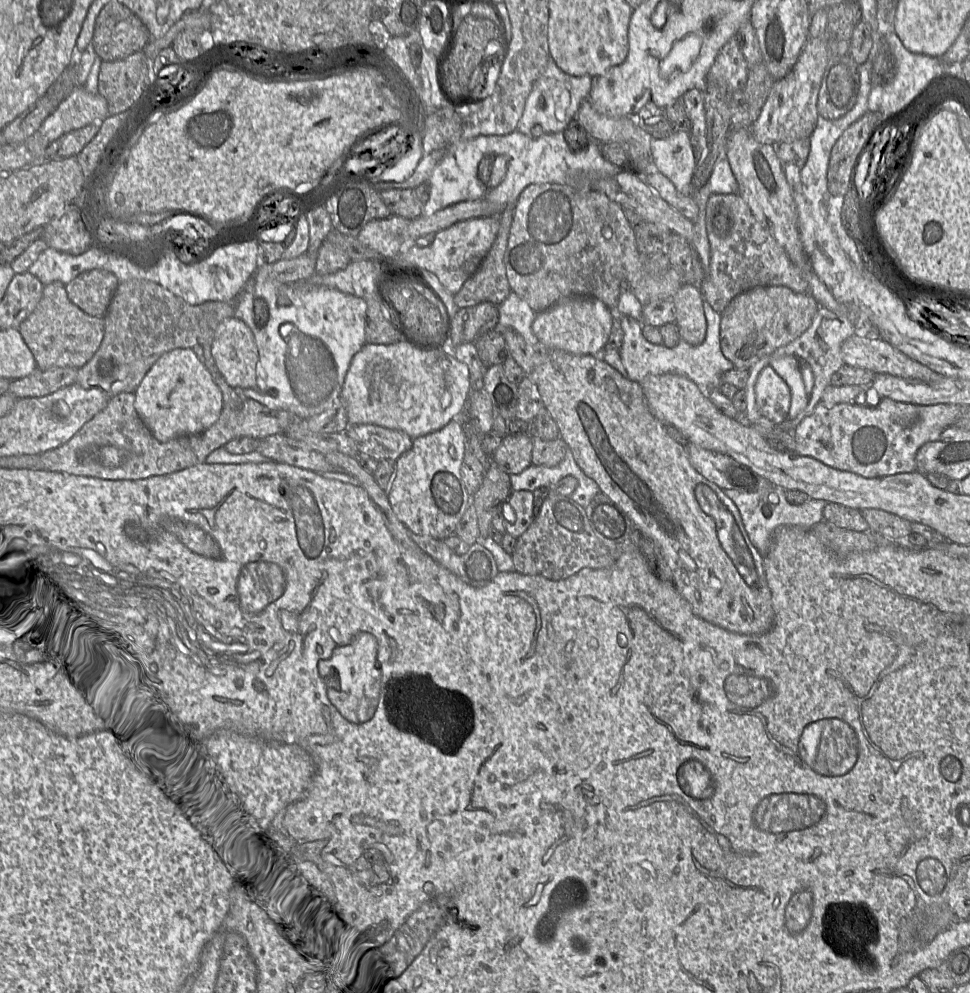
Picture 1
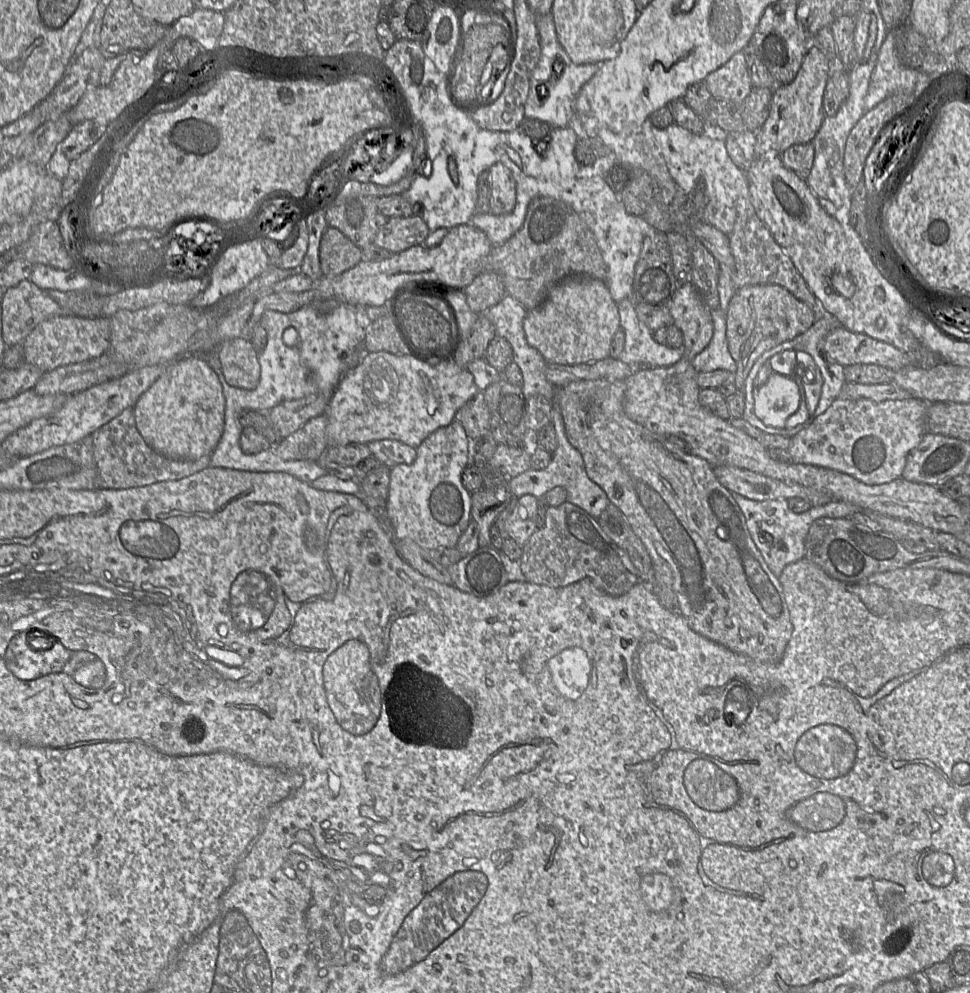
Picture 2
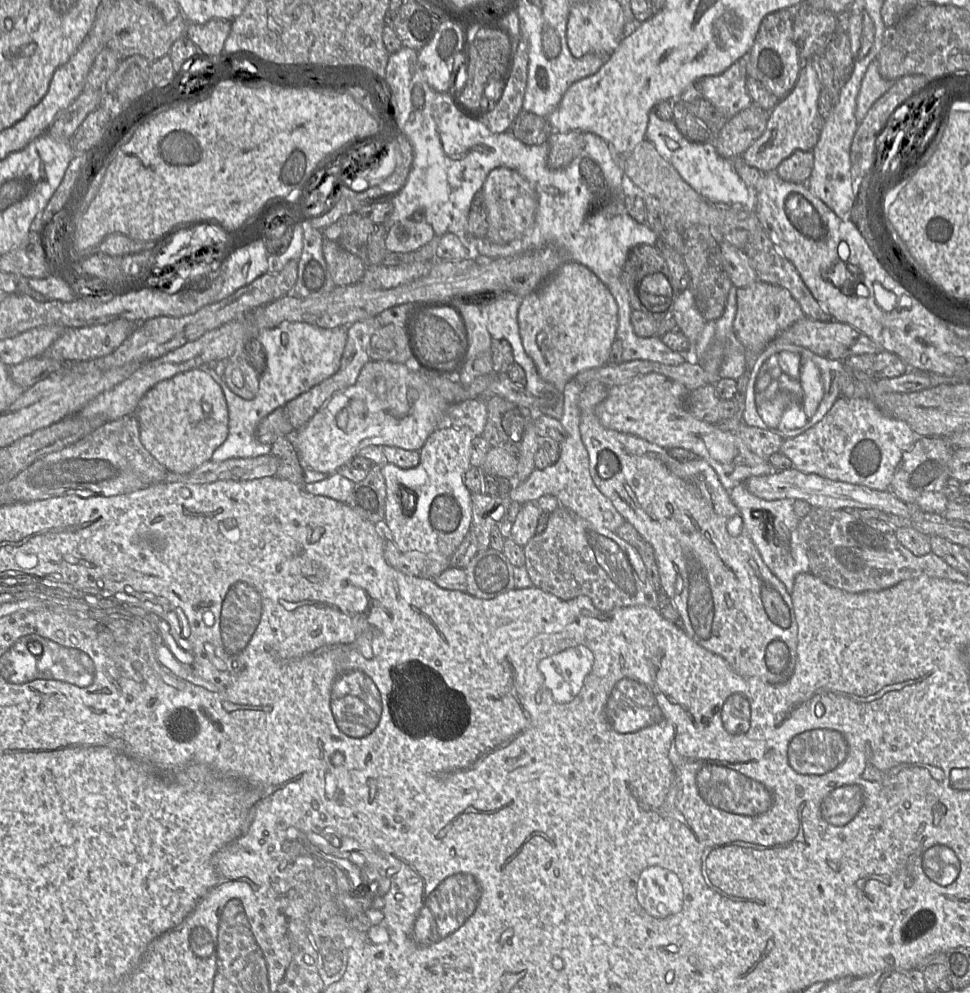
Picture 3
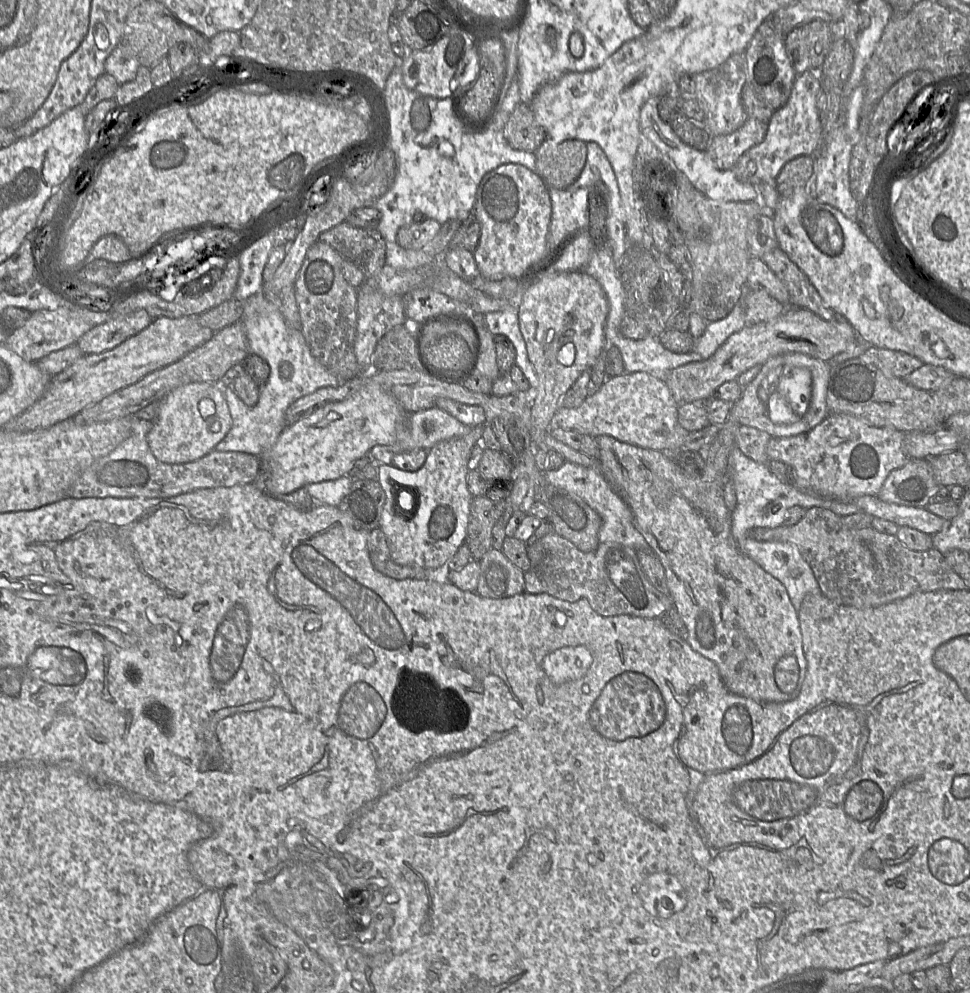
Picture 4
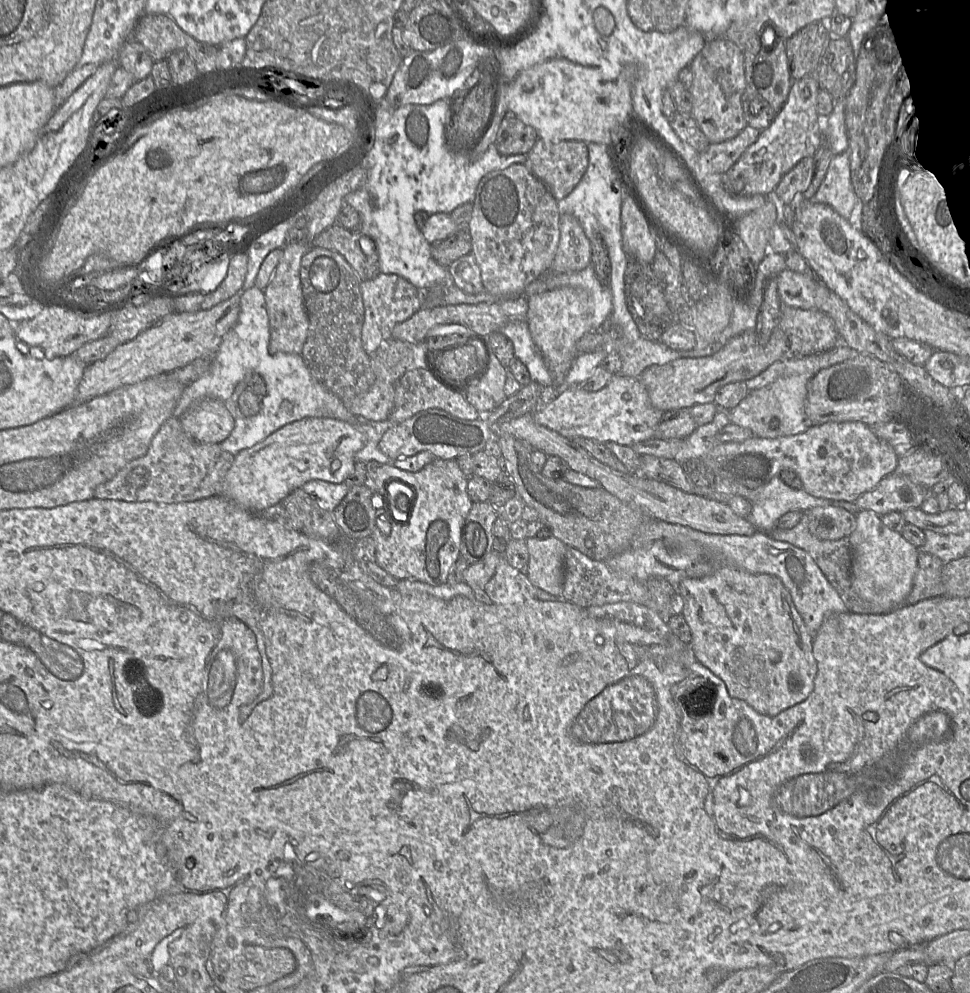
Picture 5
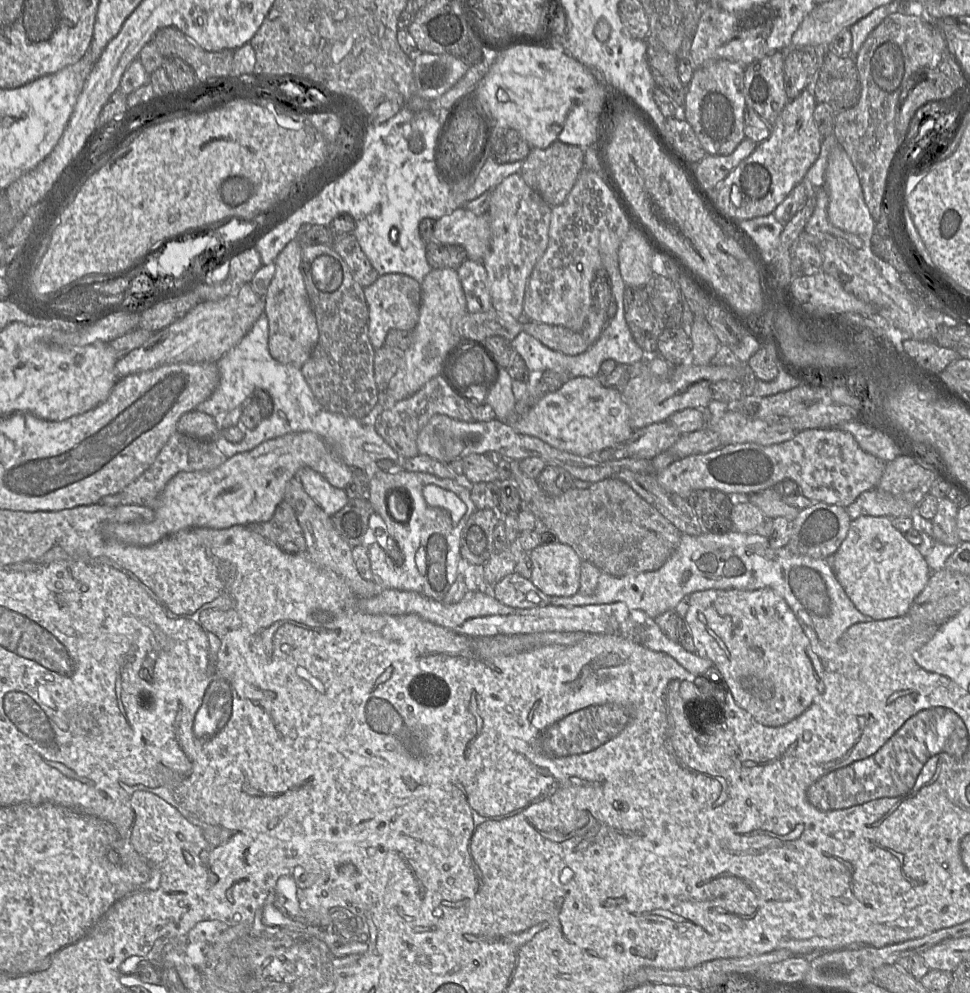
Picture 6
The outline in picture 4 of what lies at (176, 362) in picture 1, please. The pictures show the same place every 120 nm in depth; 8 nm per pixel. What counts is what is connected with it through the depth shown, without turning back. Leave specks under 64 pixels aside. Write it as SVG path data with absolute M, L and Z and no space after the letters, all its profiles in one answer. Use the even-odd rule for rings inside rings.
M195 382L180 386L163 397L159 404L147 442L155 458L166 464L185 464L208 455L232 426L224 392L216 383Z

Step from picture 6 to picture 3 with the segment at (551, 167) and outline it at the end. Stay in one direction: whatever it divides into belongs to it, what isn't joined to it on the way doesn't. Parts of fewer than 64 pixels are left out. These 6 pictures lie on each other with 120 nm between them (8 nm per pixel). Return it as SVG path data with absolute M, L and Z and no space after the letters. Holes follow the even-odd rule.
M577 130L554 132L548 139L547 165L551 170L566 168L585 148L584 133Z

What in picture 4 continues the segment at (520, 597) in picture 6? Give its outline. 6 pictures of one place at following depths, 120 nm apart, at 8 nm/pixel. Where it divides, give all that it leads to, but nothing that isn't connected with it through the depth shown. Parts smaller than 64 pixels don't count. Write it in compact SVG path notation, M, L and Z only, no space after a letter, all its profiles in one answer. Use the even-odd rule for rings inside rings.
M491 548L480 560L476 592L485 598L506 598L525 592L524 572L505 556Z

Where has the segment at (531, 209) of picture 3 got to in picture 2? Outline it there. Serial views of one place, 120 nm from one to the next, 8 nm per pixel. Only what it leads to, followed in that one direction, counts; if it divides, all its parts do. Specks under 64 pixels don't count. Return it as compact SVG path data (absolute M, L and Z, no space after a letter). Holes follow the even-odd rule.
M502 163L494 164L491 175L491 213L511 213L516 205L516 183L511 171Z

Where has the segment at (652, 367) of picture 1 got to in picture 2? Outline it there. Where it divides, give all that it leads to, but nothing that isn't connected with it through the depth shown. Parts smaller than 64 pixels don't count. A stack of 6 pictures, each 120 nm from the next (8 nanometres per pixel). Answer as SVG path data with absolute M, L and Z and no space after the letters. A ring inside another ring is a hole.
M631 298L621 300L617 303L617 307L620 316L620 327L625 332L625 344L618 357L619 360L631 366L661 367L671 366L683 357L683 348L672 348L667 344L660 344L654 340L653 331L639 320L636 313L636 304ZM720 308L711 311L713 335L707 347L695 356L693 367L699 372L727 370L735 374L737 365L728 348L726 314Z

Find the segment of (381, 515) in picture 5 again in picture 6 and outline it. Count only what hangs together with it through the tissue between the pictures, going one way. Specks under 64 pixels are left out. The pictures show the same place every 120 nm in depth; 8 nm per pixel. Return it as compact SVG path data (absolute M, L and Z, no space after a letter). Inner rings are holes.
M378 471L369 481L367 499L373 512L365 545L375 583L380 588L412 591L442 601L458 574L464 571L460 536L468 518L477 510L470 497L469 485L462 480L439 478L424 472Z

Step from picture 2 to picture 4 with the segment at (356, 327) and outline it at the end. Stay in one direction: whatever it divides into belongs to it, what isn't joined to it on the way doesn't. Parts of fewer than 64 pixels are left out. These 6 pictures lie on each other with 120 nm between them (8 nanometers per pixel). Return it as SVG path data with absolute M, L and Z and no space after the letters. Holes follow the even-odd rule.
M258 292L243 301L243 323L248 339L249 353L263 358L269 365L267 383L260 387L259 400L254 406L247 406L234 392L220 380L216 382L224 392L232 426L226 437L214 448L219 452L242 452L261 457L277 442L286 429L285 413L299 398L312 394L321 388L337 387L342 382L322 366L311 354L299 328L290 327L278 307L278 299L268 299Z

